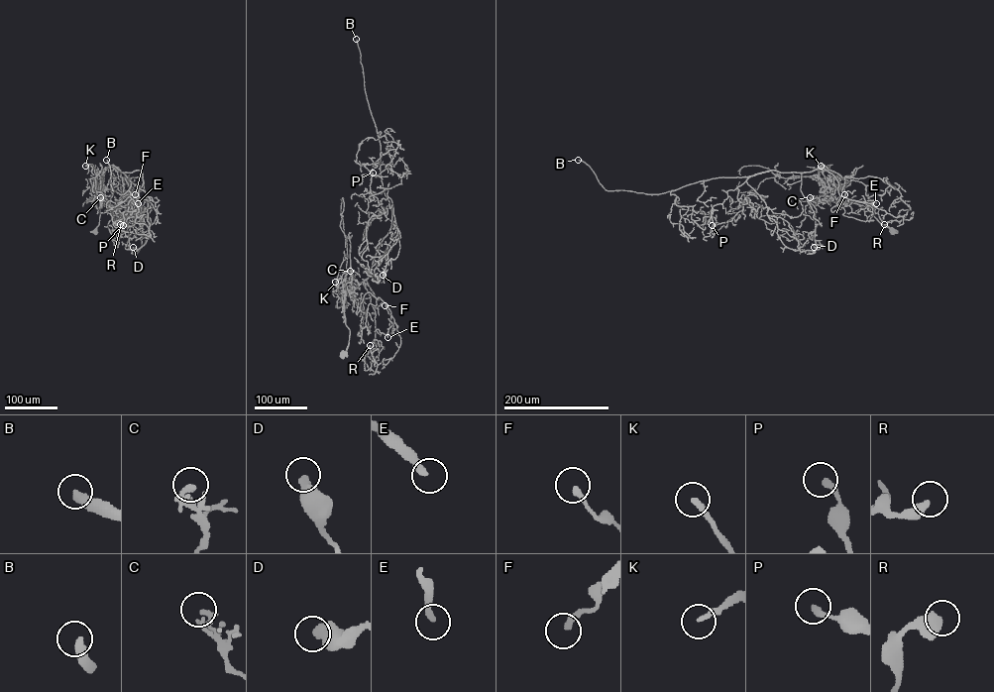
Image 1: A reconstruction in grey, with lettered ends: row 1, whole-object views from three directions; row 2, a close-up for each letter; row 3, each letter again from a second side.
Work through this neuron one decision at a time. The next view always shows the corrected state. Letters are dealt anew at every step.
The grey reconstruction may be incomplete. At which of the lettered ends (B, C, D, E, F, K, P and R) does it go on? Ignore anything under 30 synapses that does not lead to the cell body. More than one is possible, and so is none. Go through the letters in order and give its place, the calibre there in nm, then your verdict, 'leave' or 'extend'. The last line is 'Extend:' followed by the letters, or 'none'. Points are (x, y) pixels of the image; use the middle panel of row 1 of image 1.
B: (356, 39) | 360 nm | extend
C: (350, 271) | 150 nm | leave
D: (383, 275) | 500 nm | leave
E: (387, 337) | 280 nm | extend
F: (385, 305) | 240 nm | leave
K: (335, 282) | 200 nm | leave
P: (373, 172) | 260 nm | leave
R: (370, 345) | 480 nm | leave
Extend: B, E

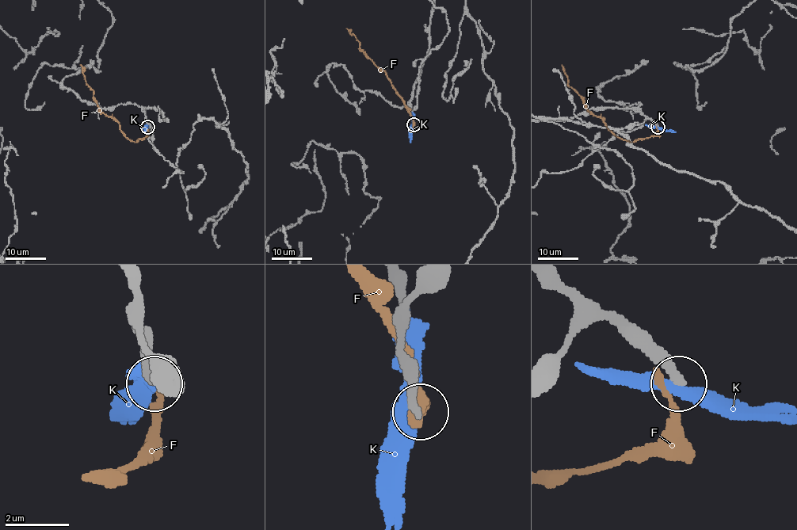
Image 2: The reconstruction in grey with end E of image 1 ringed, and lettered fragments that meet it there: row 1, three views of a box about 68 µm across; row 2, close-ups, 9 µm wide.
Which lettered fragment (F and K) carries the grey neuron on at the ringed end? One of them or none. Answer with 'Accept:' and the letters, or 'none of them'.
Accept: none of them

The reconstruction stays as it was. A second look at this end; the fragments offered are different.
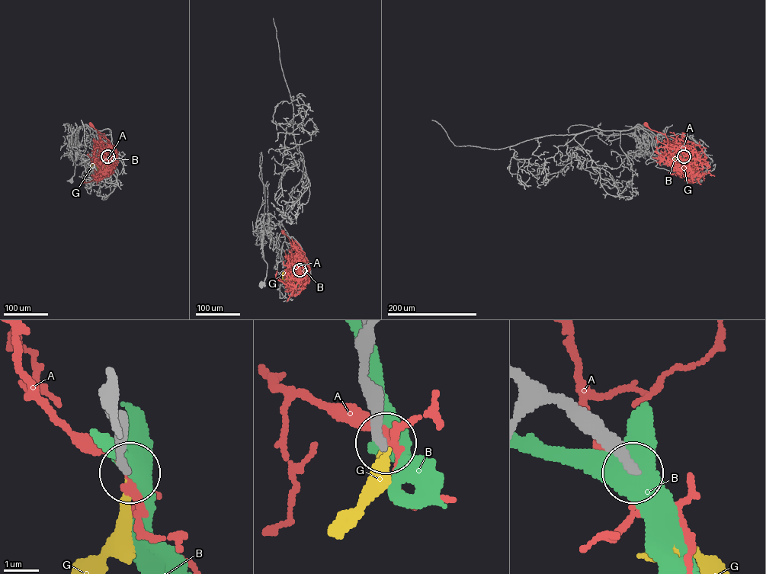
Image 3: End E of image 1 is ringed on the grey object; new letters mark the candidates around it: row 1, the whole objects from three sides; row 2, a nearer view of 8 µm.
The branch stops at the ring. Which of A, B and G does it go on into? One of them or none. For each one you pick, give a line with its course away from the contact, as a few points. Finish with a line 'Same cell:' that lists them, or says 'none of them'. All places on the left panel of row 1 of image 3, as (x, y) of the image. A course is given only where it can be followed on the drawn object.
G: via (107, 156), (104, 161), (107, 168), (100, 164), (102, 157)
Same cell: G

